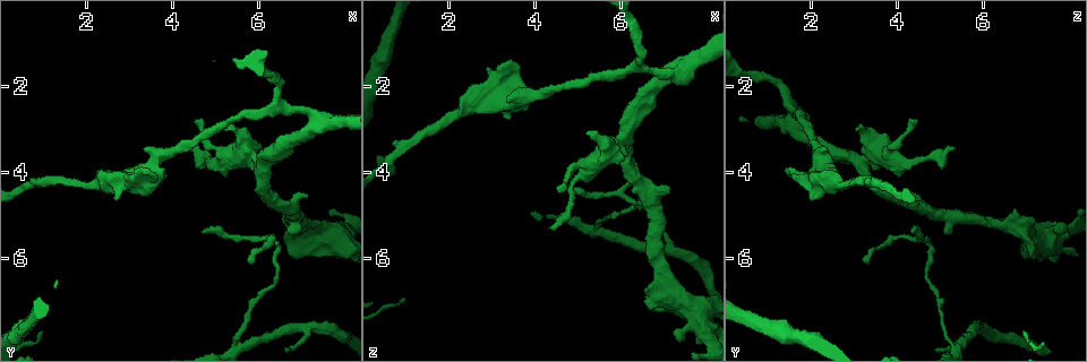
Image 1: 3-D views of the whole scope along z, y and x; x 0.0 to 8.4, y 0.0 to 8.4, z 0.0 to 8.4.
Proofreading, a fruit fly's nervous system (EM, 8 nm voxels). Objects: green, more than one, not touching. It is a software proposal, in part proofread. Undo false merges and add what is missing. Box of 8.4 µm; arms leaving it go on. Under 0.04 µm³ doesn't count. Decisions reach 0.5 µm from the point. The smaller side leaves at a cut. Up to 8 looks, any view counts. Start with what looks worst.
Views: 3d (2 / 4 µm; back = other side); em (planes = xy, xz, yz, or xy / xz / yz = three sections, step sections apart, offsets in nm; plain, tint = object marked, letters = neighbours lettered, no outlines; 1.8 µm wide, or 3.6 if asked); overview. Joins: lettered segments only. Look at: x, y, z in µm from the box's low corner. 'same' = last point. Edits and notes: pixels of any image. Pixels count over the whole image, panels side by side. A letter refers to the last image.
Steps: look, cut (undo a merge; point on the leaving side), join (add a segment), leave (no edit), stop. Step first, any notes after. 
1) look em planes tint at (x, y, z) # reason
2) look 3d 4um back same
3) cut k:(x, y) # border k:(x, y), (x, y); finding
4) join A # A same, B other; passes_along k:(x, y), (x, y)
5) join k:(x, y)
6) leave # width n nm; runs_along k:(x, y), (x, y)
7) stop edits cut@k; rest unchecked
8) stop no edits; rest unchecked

look em yz step 8 tint at (6.10, 3.90, 3.20) # a fork

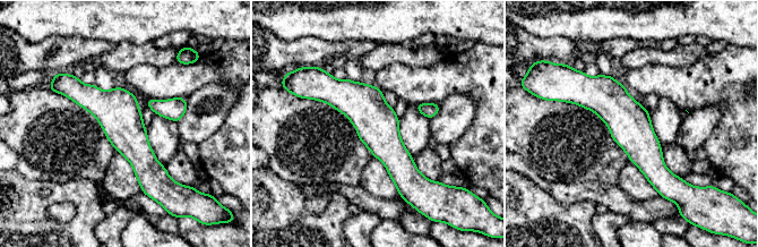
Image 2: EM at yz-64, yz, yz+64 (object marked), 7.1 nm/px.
look em yz step 8 letters same

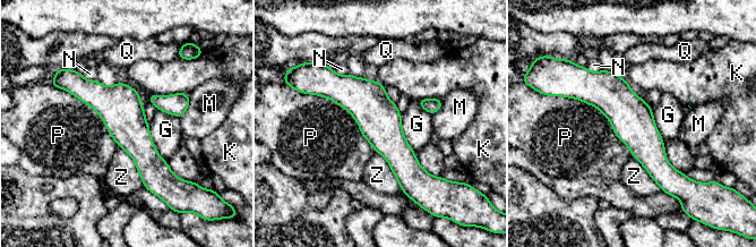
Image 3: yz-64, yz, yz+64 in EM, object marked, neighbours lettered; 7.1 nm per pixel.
leave # width 300 nm; longest_contact P 650 nm; G other, K other, M other, N other, P other, Q other, Z other; continuous, no second cell

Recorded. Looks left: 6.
look em planes letters at (4.65, 5.40, 4.35) # branch stops here

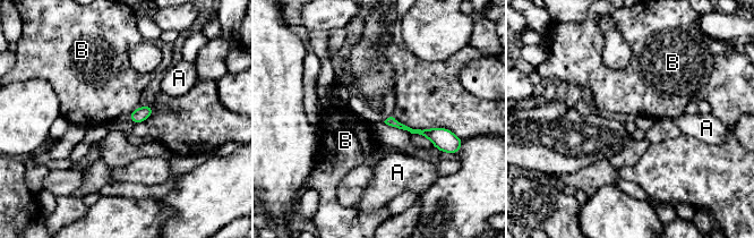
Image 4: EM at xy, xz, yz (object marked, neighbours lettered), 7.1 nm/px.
leave # width 70 nm; A other, B other; border 4:(139, 107), (129, 115); none of them fits

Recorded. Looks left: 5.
look em xy step 16 tint at (7.35, 2.85, 1.70) # sharp bend

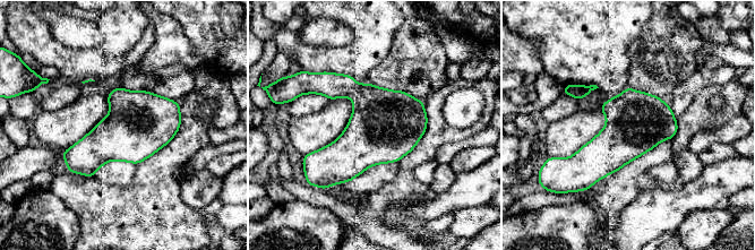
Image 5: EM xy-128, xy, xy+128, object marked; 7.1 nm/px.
look em planes tint same # cut it another way

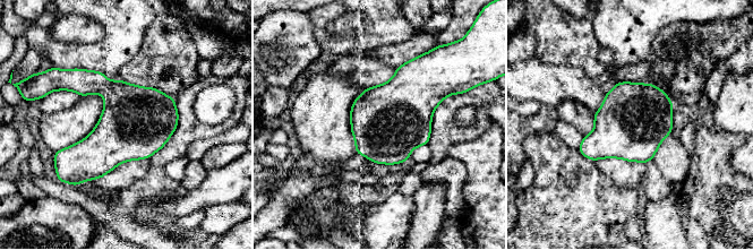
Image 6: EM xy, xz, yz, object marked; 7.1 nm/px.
look em planes letters same # what lies round it

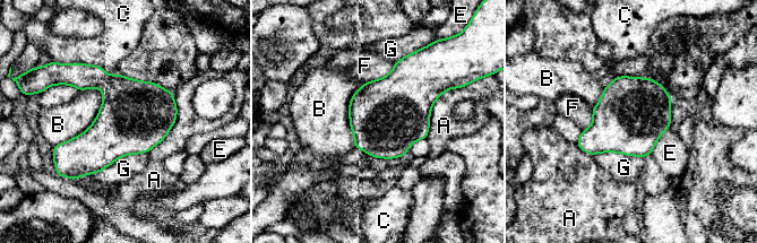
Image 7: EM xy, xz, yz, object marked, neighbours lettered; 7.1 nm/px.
leave # width 500 nm; A other, B other, C other, E other, F other, G other; border 7:(99, 86), (94, 121), (53, 146); continuous, no second cell

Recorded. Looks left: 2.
stop no edits; rest unchecked

